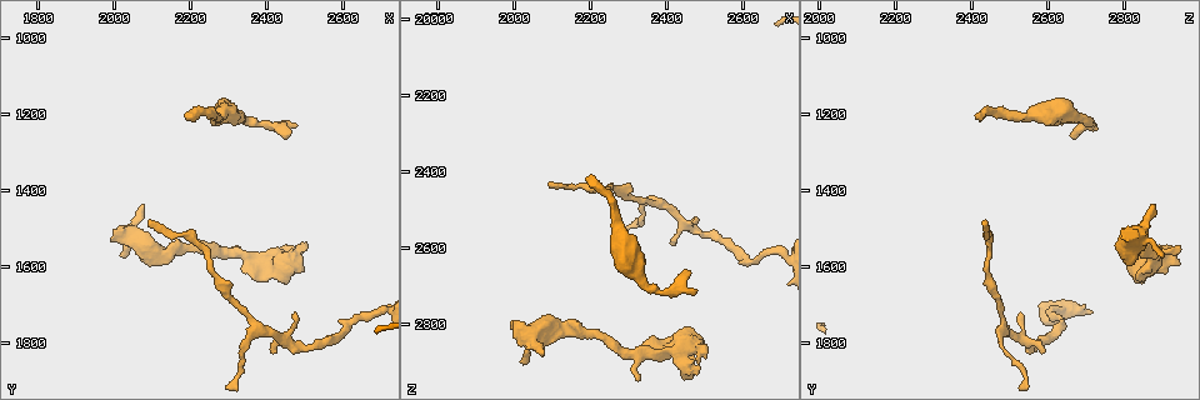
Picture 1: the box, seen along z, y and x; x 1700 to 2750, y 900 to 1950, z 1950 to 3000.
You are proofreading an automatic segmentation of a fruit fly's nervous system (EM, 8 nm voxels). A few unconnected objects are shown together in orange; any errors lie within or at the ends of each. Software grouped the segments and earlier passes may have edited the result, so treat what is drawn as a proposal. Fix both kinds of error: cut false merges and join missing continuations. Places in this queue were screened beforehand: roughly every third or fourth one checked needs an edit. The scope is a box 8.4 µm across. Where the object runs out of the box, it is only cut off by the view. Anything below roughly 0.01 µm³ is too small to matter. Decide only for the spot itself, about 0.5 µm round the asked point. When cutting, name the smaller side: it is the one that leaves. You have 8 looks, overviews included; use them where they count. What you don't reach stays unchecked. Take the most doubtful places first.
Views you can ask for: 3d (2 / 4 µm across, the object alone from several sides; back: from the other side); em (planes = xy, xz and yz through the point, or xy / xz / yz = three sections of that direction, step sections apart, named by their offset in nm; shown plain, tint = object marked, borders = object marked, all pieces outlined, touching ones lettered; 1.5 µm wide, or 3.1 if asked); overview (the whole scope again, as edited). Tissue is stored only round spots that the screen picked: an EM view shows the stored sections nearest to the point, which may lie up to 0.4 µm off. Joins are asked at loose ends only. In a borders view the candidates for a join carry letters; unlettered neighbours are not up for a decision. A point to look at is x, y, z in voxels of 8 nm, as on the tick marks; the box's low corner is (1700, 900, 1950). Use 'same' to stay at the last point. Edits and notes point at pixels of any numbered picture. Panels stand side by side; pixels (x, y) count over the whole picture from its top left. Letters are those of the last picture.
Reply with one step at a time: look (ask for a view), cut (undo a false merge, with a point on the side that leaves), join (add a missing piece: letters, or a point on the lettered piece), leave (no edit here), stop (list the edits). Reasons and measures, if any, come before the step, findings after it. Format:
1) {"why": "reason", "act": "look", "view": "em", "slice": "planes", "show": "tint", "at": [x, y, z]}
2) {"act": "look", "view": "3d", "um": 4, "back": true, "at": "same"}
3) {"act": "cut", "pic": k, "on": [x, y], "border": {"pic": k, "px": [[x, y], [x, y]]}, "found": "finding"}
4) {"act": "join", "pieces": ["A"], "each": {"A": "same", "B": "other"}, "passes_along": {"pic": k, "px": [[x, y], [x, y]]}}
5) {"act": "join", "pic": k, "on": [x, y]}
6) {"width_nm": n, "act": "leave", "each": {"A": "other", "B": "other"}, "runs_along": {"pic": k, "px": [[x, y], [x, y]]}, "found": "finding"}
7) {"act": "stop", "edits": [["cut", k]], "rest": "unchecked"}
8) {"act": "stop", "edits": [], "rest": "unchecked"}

{"why": "free end", "act": "look", "view": "em", "slice": "planes", "show": "borders", "at": [2200, 1205, 2415]}

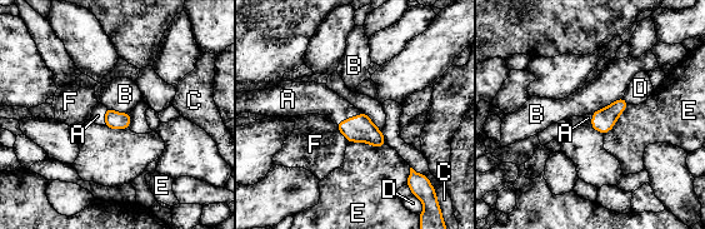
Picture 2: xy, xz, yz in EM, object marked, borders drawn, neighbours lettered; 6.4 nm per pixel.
{"act": "join", "pieces": ["A"], "each": {"A": "same", "B": "other", "C": "other", "D": "other", "E": "other", "F": "other"}, "found": "it goes on there"}

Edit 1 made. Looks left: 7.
{"act": "look", "view": "overview"}

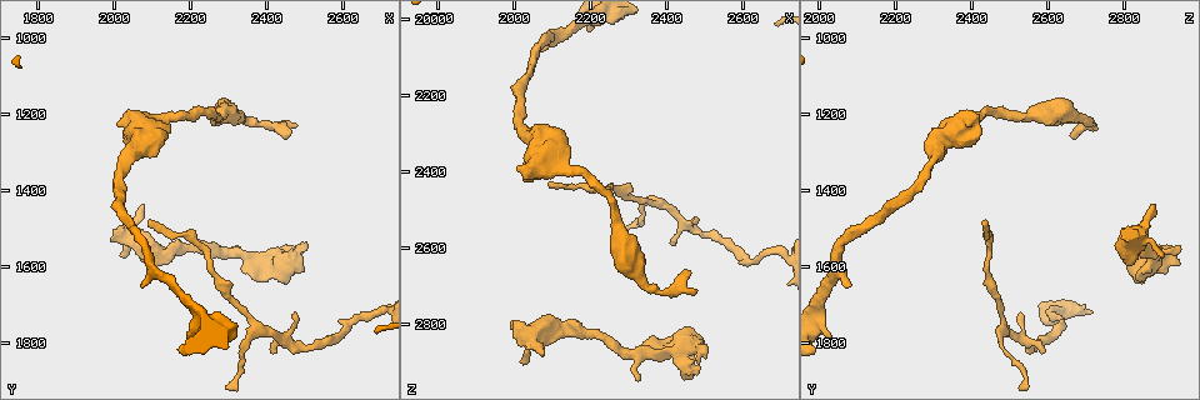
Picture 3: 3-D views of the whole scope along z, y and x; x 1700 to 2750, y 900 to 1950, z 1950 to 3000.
{"why": "tapers out", "act": "look", "view": "em", "slice": "xz", "step": 8, "show": "borders", "at": [2425, 1815, 2595]}

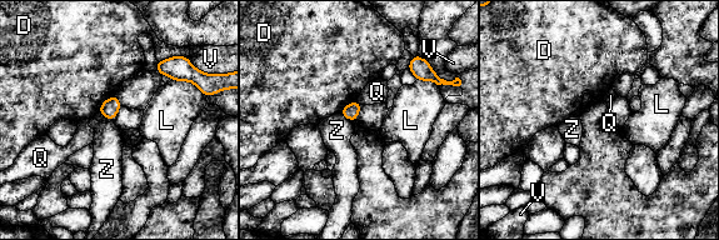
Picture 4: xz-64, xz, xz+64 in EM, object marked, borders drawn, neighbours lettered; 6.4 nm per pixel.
{"act": "leave", "each": {"D": "other", "L": "other", "Q": "other", "V": "other", "Z": "other"}, "border": {"pic": 4, "px": [[99, 111], [111, 120]]}, "found": "no lettered piece goes on from it"}

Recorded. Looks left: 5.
{"why": "an open end", "act": "look", "view": "3d", "um": 2, "at": [2025, 1575, 2900]}

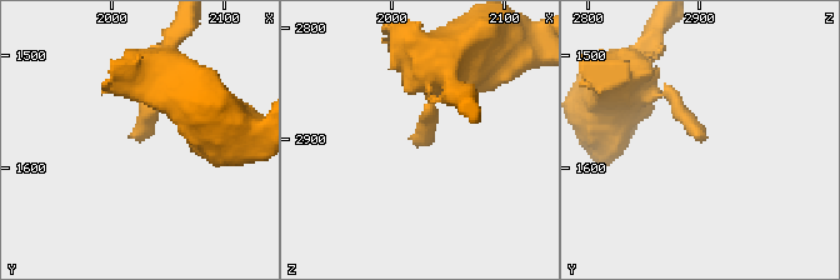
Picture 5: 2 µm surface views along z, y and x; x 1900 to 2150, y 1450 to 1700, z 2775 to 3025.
{"why": "need the tissue", "act": "look", "view": "em", "slice": "xy", "step": 8, "show": "borders", "at": [2022, 1574, 2898]}

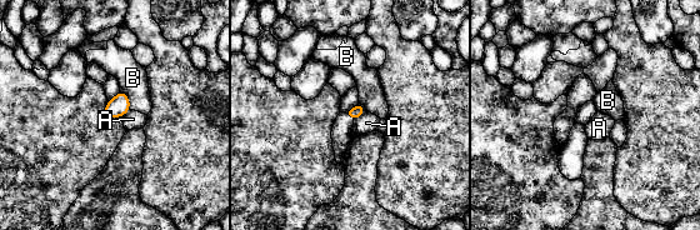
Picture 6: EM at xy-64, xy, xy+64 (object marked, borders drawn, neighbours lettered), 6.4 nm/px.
{"act": "look", "view": "em", "slice": "planes", "show": "borders", "at": "same"}

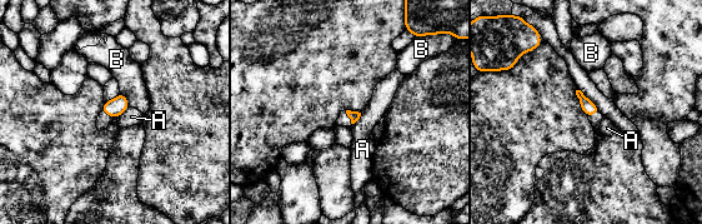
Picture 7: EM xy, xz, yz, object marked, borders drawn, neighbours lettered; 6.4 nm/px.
{"act": "leave", "each": {"A": "other", "B": "other"}, "border": {"pic": 7, "px": [[361, 113], [352, 124]]}, "found": "no lettered piece goes on from it"}

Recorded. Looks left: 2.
{"act": "stop", "edits": [["join", 2]], "rest": "unchecked"}

